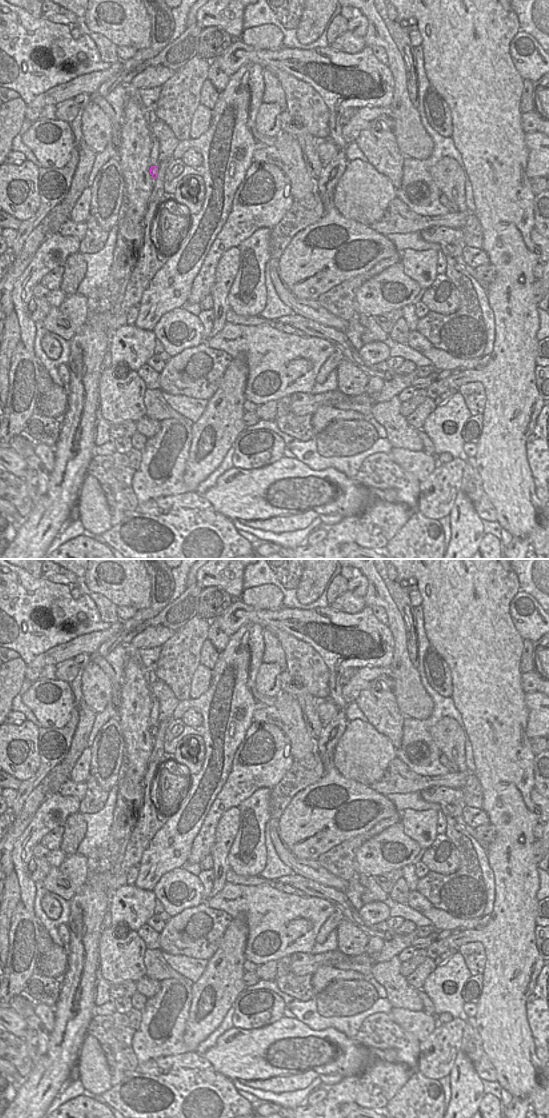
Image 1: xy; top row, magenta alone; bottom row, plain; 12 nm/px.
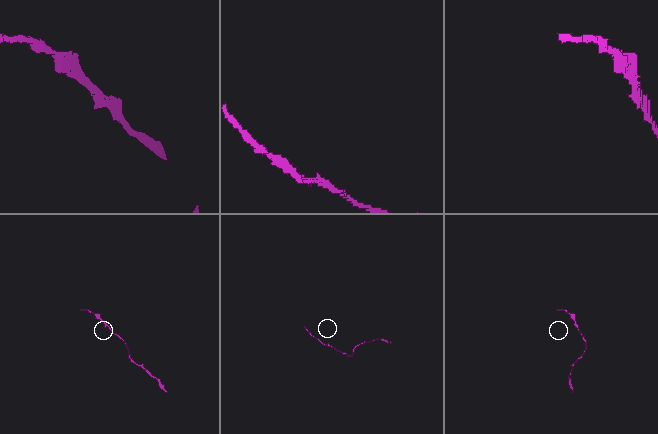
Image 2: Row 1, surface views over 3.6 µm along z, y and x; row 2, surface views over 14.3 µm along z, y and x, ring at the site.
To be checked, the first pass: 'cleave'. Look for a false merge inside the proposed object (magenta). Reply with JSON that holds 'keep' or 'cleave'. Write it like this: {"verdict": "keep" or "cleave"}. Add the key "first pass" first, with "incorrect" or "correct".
{"first pass": "correct", "verdict": "cleave"}

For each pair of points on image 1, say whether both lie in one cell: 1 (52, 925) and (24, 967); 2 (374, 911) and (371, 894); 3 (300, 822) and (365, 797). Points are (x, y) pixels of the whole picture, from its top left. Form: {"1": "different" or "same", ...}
{"1": "different", "2": "different", "3": "same"}

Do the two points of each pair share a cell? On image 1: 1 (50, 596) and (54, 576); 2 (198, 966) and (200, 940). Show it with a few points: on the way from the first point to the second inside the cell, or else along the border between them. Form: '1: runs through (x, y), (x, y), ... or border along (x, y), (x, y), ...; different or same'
1: border along (41, 578), (71, 586); different
2: border along (176, 954), (202, 958), (207, 961); different

